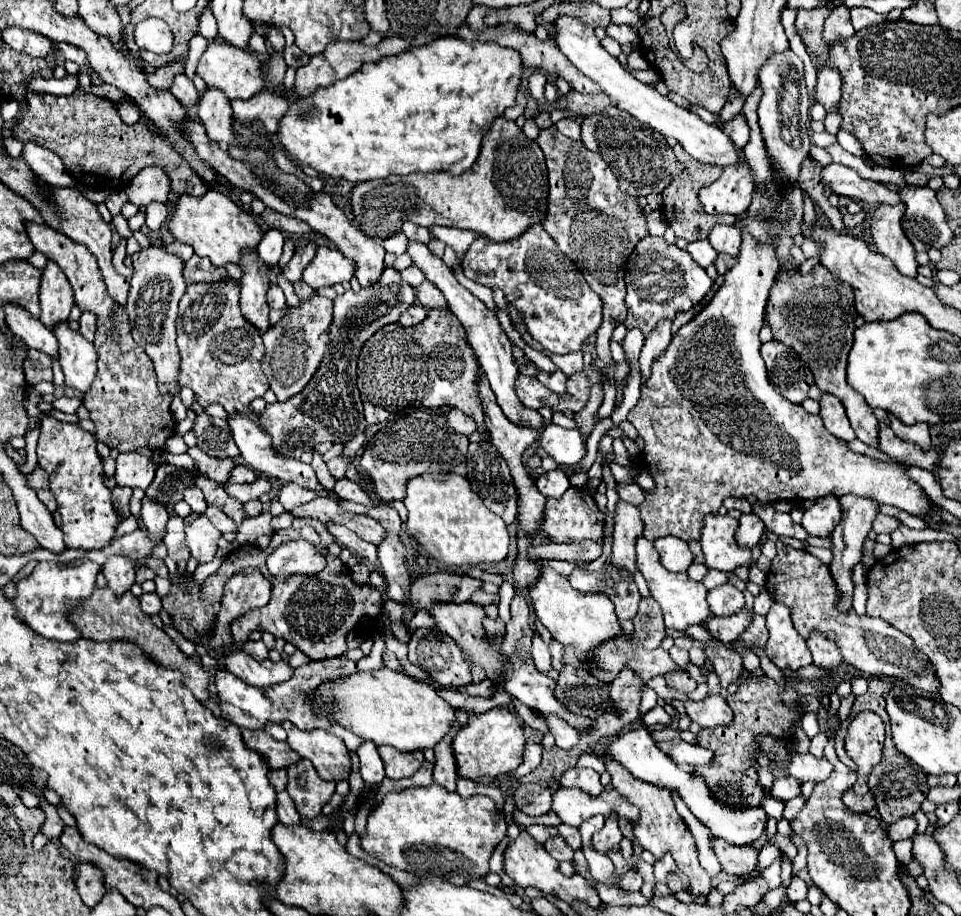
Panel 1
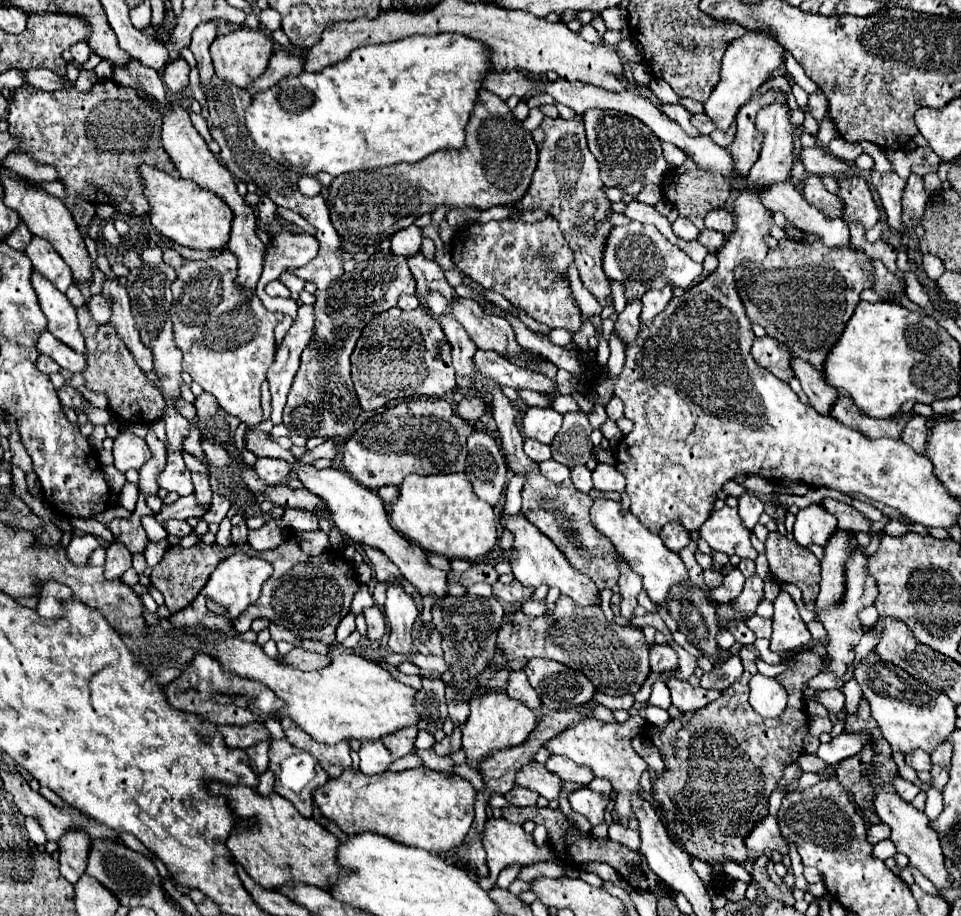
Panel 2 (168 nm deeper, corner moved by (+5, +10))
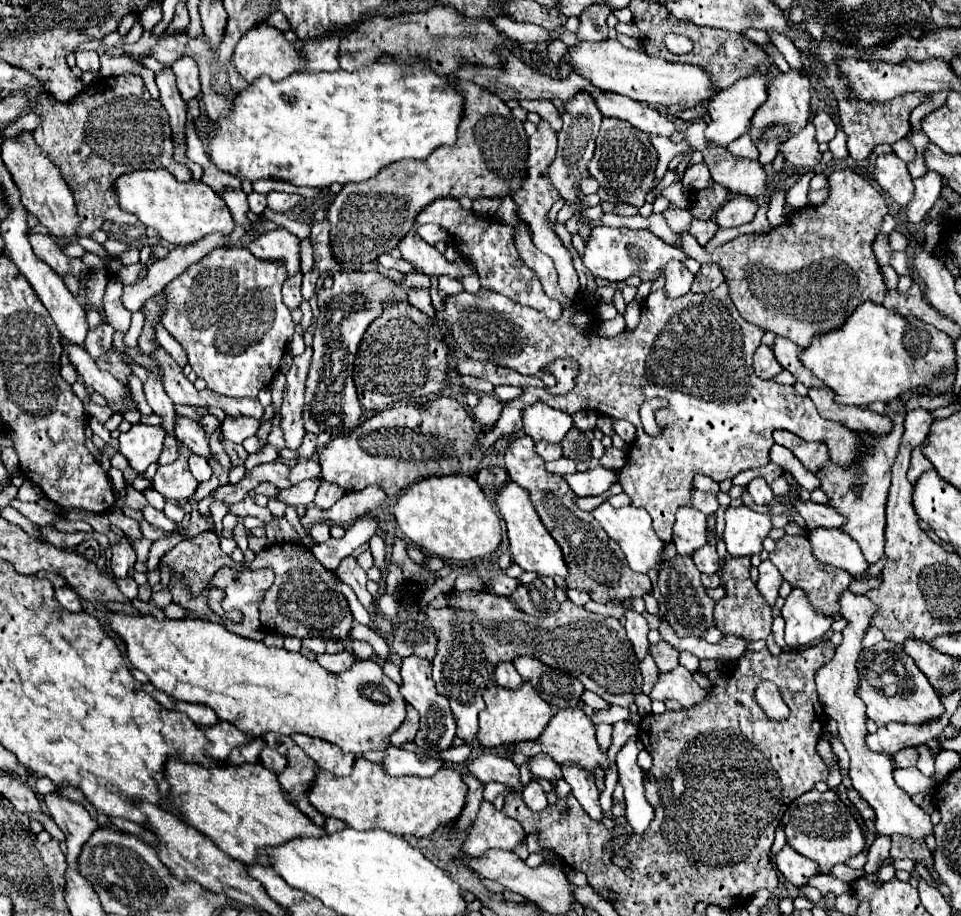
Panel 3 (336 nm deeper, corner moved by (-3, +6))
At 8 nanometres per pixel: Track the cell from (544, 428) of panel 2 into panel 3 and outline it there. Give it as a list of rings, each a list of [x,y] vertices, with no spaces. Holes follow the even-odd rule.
[[[538,402],[524,410],[524,432],[534,440],[546,440],[548,444],[556,444],[564,438],[564,434],[572,428],[572,416],[560,412],[556,408],[548,408],[546,404]]]

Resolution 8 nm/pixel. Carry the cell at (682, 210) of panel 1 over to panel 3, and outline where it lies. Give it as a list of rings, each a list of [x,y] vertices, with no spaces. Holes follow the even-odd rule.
[[[710,182],[708,188],[692,192],[692,216],[696,220],[712,220],[712,216],[720,210],[720,206],[728,200],[728,190],[720,184]]]

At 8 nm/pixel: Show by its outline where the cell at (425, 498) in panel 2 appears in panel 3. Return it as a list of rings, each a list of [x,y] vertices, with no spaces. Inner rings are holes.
[[[432,476],[412,484],[396,502],[394,516],[400,530],[426,554],[450,562],[482,558],[498,550],[502,542],[500,518],[476,484],[468,476]]]

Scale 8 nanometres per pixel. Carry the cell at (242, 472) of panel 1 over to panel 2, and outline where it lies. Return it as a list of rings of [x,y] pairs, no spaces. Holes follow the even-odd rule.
[[[200,440],[200,446],[202,446],[204,454],[206,454],[208,464],[212,464],[214,468],[226,468],[232,462],[230,454],[220,444],[214,444],[210,440]]]

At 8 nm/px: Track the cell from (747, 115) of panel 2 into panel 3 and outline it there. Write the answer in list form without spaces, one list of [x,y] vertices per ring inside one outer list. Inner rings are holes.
[[[790,70],[788,74],[778,74],[776,78],[770,80],[768,84],[768,100],[756,110],[754,118],[752,118],[752,132],[748,132],[754,140],[754,144],[760,150],[758,162],[762,166],[772,164],[776,154],[778,154],[778,146],[780,140],[772,138],[772,140],[760,140],[760,132],[764,132],[764,128],[770,128],[772,124],[784,124],[786,128],[786,136],[792,136],[792,132],[800,132],[800,128],[804,128],[804,124],[810,118],[810,90],[820,82],[816,72],[808,72],[808,76],[804,76],[802,72]]]

